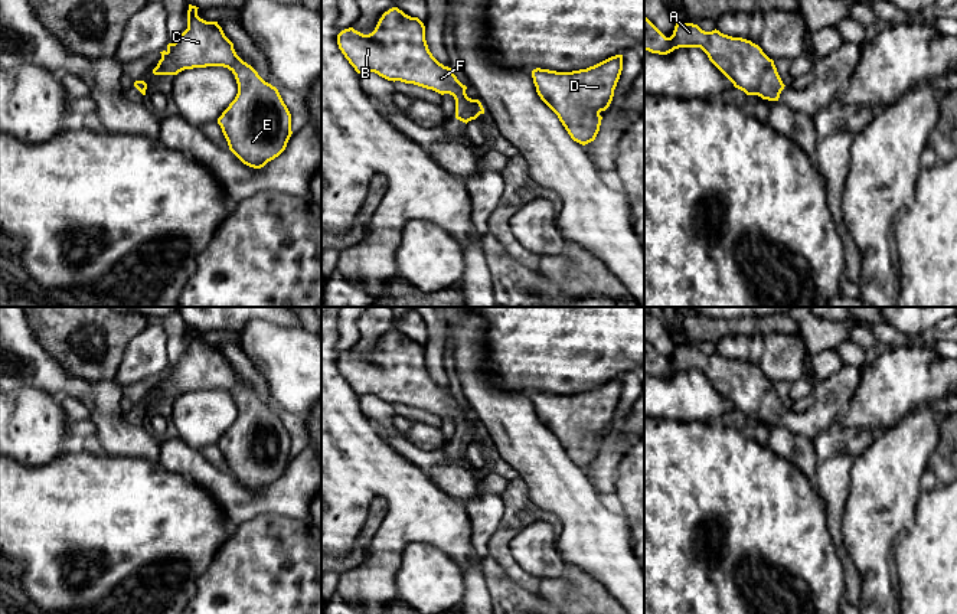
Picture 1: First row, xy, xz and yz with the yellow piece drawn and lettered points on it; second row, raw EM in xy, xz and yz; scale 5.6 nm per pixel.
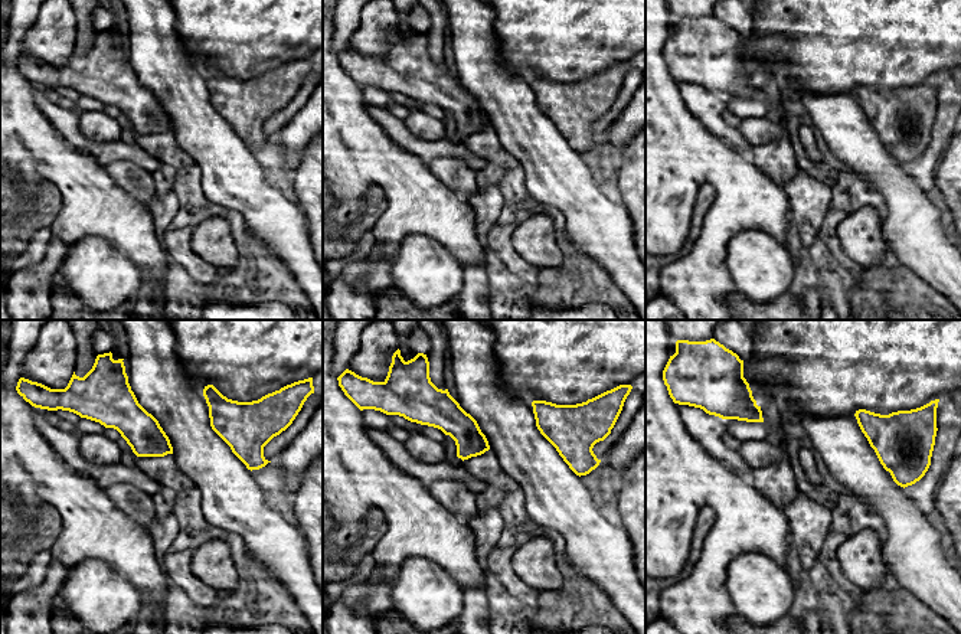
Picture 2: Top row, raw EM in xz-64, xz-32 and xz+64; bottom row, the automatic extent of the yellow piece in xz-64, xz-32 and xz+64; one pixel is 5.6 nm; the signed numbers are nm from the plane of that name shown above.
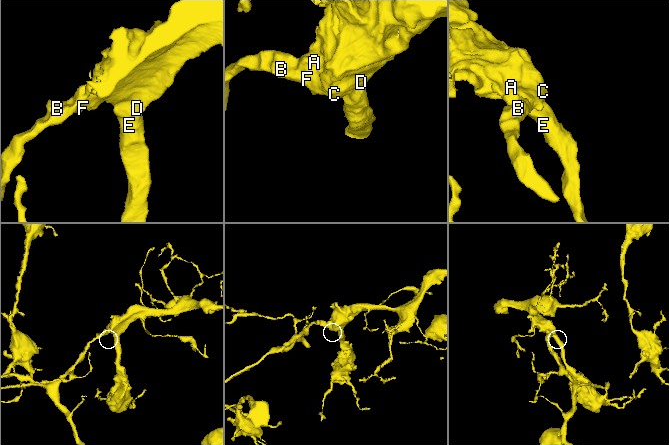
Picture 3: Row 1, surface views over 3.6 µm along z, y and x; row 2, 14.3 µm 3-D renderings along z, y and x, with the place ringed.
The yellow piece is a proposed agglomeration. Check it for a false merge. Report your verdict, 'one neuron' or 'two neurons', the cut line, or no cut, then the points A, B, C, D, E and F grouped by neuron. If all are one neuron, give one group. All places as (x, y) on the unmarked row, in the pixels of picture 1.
one neuron; no cut; A B C D E F

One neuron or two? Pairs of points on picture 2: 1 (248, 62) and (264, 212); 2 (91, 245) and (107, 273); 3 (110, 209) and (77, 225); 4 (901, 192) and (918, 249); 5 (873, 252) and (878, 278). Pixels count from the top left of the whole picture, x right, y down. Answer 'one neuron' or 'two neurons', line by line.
1: two neurons
2: one neuron
3: one neuron
4: one neuron
5: two neurons

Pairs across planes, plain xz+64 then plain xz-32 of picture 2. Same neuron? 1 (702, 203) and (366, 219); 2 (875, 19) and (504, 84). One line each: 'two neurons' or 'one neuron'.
1: one neuron
2: two neurons

